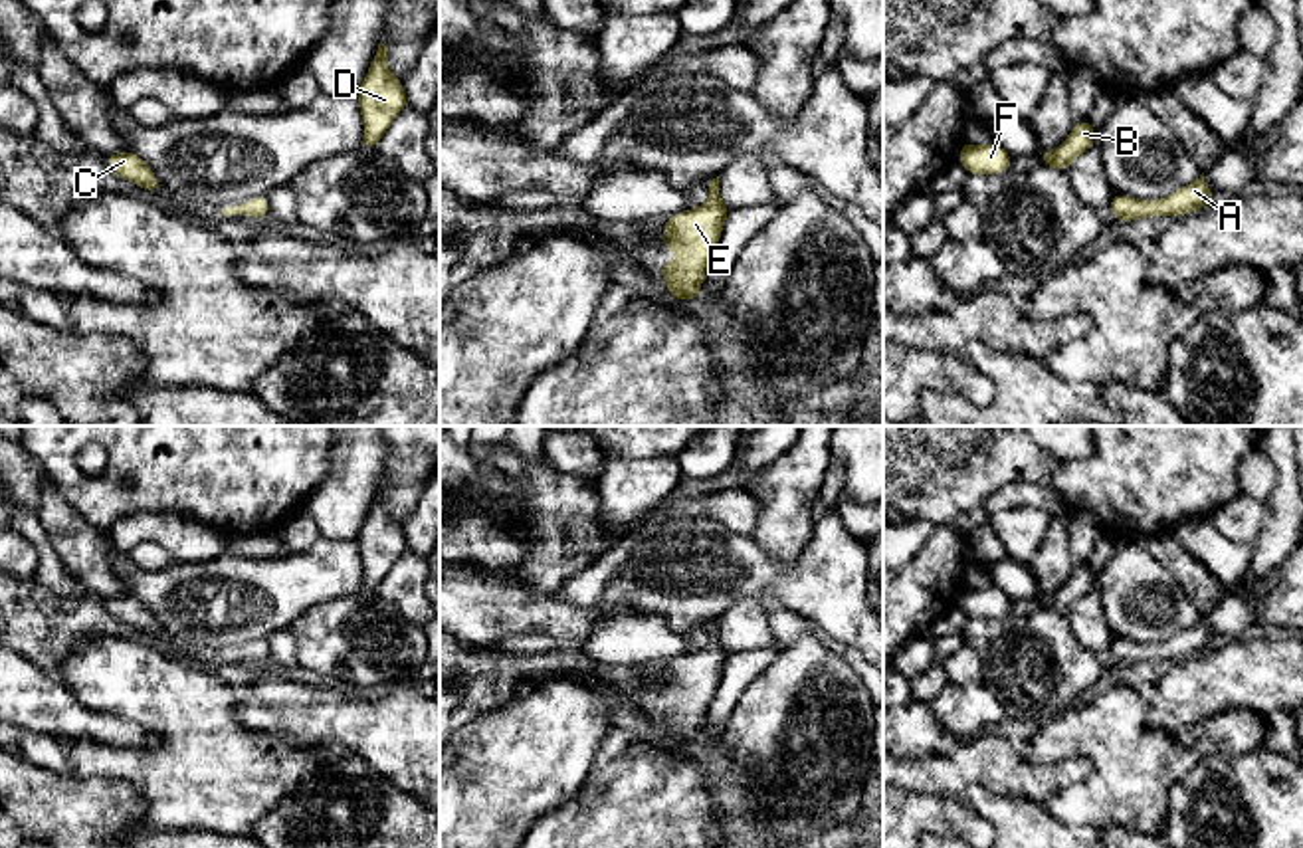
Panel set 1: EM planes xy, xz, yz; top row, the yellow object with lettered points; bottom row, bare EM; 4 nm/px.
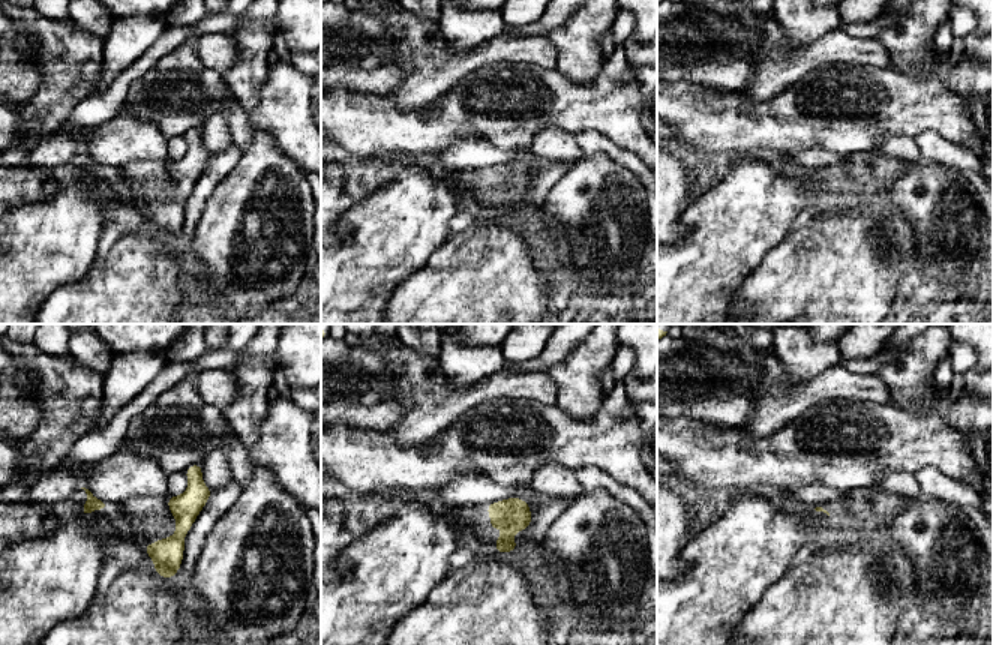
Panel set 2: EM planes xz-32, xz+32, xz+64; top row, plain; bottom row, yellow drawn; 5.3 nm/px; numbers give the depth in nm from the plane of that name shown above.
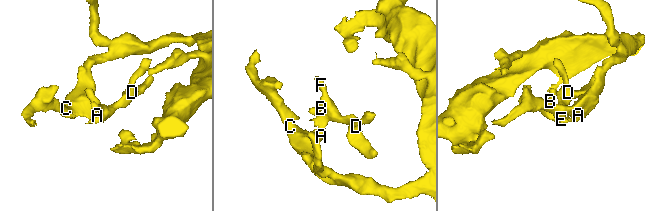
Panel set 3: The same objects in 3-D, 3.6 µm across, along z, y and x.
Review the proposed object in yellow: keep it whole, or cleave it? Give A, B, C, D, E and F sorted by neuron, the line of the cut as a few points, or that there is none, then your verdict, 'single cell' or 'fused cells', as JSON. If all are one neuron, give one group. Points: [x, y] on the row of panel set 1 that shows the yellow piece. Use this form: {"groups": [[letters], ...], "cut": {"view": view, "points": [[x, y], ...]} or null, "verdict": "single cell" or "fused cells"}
{"groups": [["A", "B", "C", "D", "E", "F"]], "cut": null, "verdict": "single cell"}

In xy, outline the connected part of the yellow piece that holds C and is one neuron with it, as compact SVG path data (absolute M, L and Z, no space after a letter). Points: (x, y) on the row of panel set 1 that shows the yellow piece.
M121 151L115 155L105 157L107 168L139 188L147 188L149 194L158 194L158 178L154 176L152 168L135 153Z

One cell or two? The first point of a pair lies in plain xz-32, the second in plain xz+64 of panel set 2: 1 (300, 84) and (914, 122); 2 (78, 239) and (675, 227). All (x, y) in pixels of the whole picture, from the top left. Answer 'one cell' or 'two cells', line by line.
1: one cell
2: two cells

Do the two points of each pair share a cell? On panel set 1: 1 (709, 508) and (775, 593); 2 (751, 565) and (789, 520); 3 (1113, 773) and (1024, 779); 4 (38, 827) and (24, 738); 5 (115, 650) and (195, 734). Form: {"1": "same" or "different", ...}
{"1": "different", "2": "different", "3": "different", "4": "different", "5": "same"}

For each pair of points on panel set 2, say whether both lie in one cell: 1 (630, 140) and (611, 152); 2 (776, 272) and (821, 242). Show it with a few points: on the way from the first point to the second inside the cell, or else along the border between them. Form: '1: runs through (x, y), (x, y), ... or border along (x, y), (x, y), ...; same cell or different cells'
1: border along (588, 129), (602, 132), (641, 159); different cells
2: runs through (786, 272), (791, 272), (810, 252); same cell

